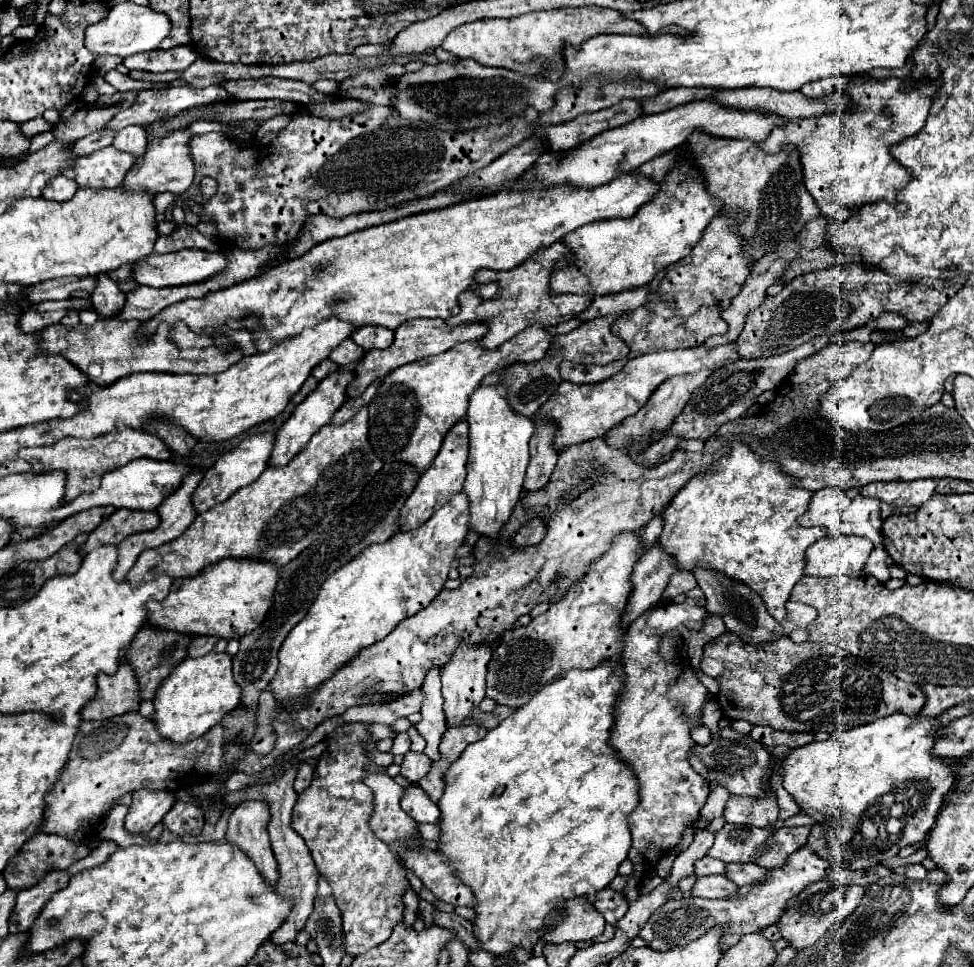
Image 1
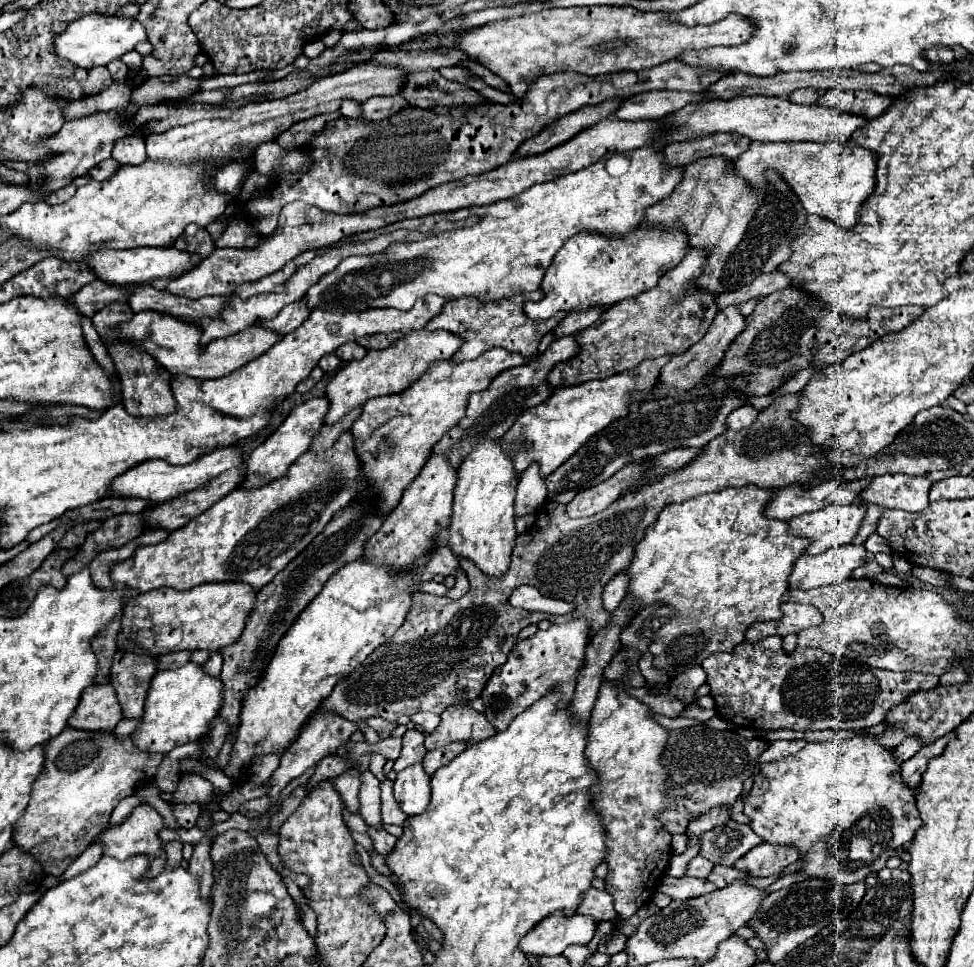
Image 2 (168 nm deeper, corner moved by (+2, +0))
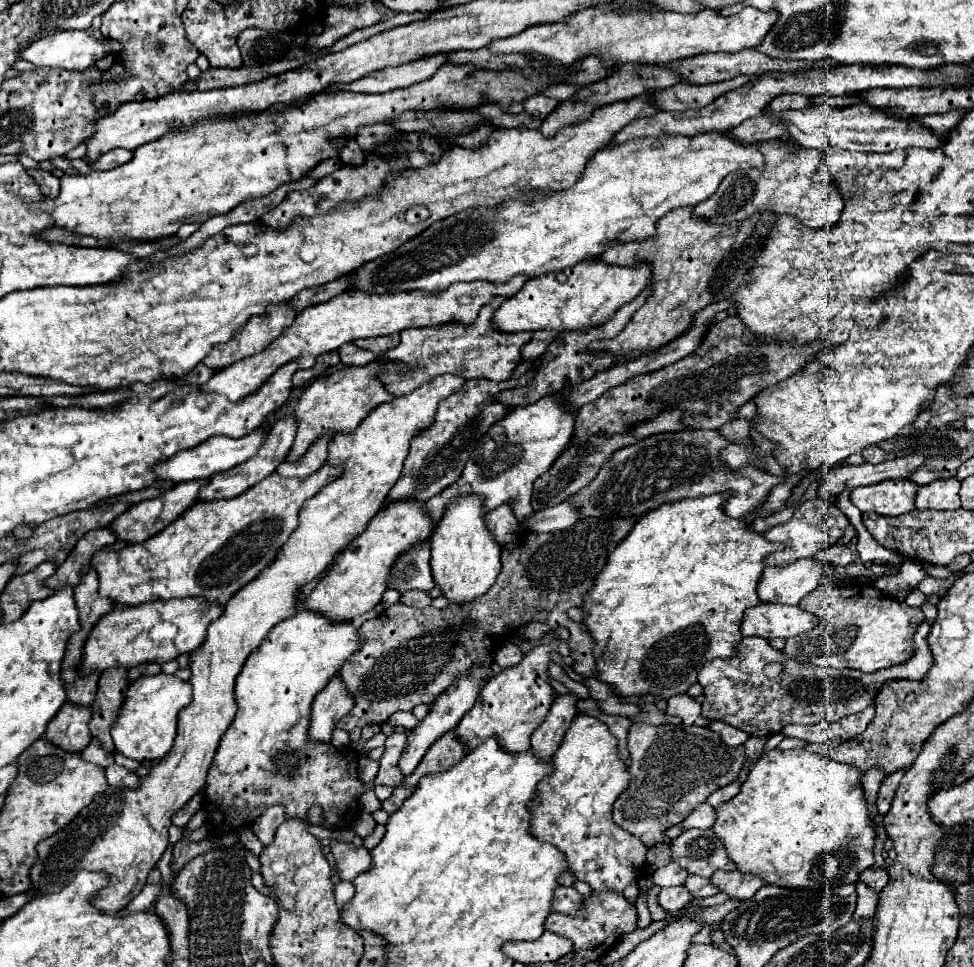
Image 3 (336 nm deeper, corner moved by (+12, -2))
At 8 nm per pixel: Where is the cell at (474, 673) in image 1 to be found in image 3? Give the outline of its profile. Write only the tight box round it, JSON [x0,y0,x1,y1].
[406,730,466,786]

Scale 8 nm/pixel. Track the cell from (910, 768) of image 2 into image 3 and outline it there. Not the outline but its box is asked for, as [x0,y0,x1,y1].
[876,768,908,816]

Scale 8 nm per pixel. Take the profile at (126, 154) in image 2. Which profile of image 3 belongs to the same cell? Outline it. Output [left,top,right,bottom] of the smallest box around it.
[88,148,132,170]

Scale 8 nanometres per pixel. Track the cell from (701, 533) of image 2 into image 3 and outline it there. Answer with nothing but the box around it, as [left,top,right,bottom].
[584,492,784,698]

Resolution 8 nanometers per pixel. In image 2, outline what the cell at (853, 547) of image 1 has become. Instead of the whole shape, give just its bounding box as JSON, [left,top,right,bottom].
[788,546,868,590]

